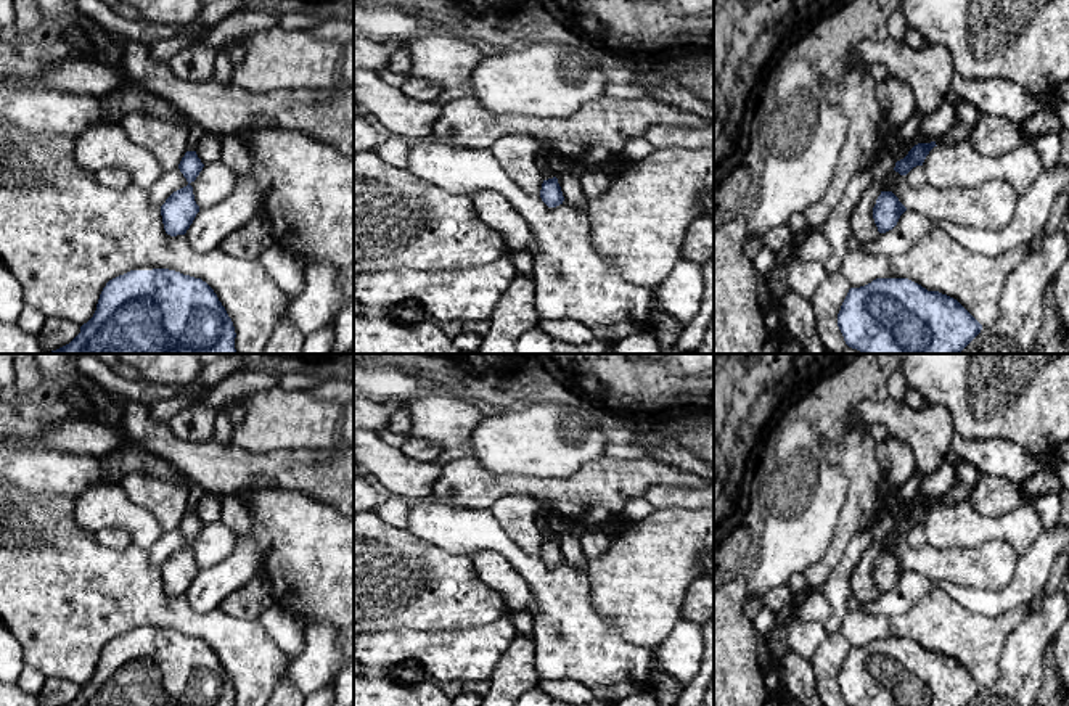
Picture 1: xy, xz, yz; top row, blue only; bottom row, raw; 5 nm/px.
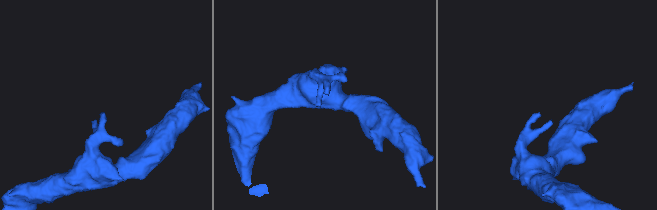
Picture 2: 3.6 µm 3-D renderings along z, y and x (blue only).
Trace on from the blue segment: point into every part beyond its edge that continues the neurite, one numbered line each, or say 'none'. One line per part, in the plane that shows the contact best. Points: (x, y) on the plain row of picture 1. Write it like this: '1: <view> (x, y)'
1: yz (968, 475)

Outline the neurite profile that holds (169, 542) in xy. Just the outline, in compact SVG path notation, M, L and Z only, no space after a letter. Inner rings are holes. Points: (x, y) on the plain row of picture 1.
M177 527L170 532L164 532L158 539L158 542L148 550L148 555L149 555L151 563L161 568L174 552L186 545L188 545L186 539Z

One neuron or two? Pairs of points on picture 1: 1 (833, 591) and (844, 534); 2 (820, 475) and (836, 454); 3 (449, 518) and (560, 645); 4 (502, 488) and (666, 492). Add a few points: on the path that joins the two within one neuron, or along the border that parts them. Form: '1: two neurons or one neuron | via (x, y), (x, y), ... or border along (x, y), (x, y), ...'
1: two neurons | border along (862, 529), (849, 541), (841, 560), (820, 589)
2: two neurons | border along (827, 444), (827, 457), (844, 476), (844, 497)
3: one neuron | via (487, 534), (505, 545), (553, 594), (553, 607)
4: two neurons | border along (682, 486), (651, 486), (642, 496)

